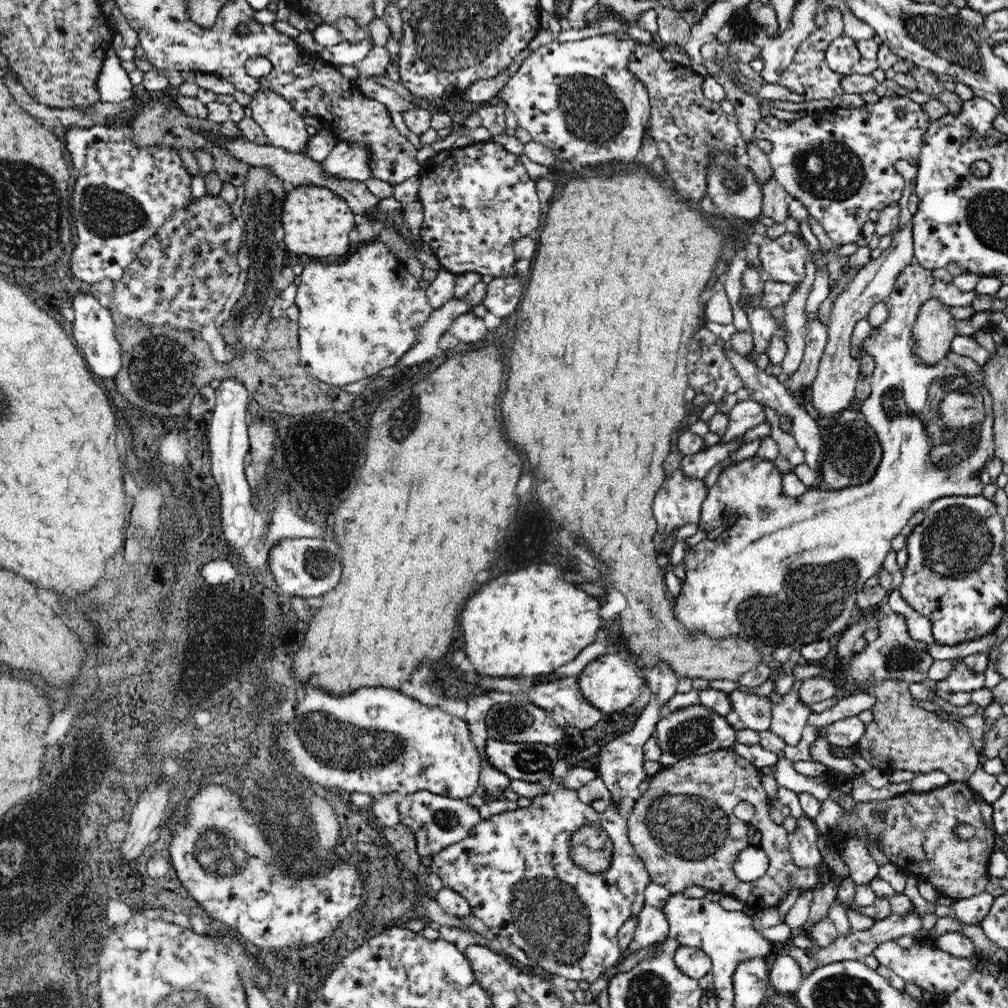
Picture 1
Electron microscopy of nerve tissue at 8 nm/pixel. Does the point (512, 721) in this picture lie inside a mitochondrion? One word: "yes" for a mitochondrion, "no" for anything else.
yes

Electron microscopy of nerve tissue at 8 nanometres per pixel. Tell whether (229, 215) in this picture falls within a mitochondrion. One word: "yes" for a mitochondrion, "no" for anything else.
no

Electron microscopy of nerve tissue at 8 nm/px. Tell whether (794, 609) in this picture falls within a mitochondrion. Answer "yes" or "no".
yes

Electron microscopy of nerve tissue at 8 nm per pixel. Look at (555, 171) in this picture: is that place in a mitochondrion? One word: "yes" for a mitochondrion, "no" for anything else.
no

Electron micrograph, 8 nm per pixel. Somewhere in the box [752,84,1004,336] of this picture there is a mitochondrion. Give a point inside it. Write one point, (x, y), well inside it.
(828, 173)

